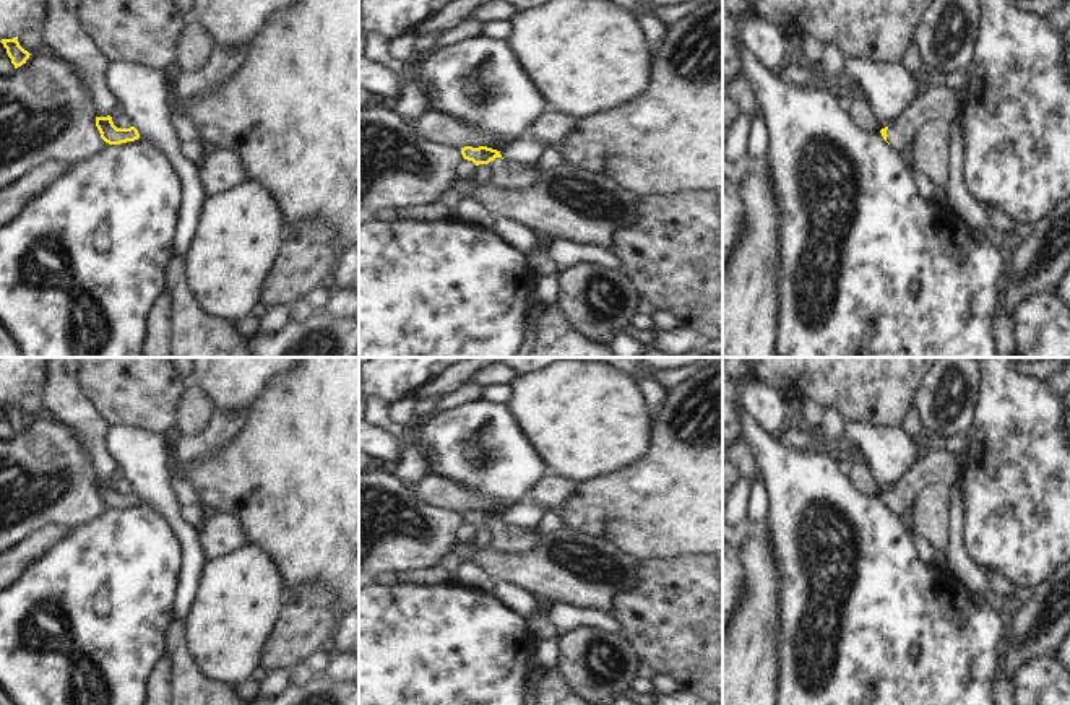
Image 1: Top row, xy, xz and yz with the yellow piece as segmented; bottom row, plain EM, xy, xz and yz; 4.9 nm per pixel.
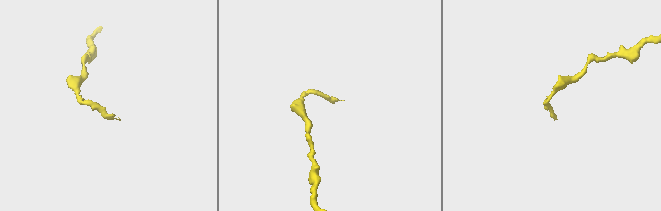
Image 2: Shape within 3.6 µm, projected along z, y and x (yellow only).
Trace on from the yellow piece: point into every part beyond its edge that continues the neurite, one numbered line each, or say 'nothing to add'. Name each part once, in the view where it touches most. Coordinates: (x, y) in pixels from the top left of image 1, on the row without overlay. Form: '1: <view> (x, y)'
1: yz (936, 465)

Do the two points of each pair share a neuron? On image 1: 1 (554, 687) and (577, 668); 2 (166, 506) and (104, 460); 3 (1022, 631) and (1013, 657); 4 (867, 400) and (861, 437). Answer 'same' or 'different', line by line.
1: different
2: different
3: same
4: different

